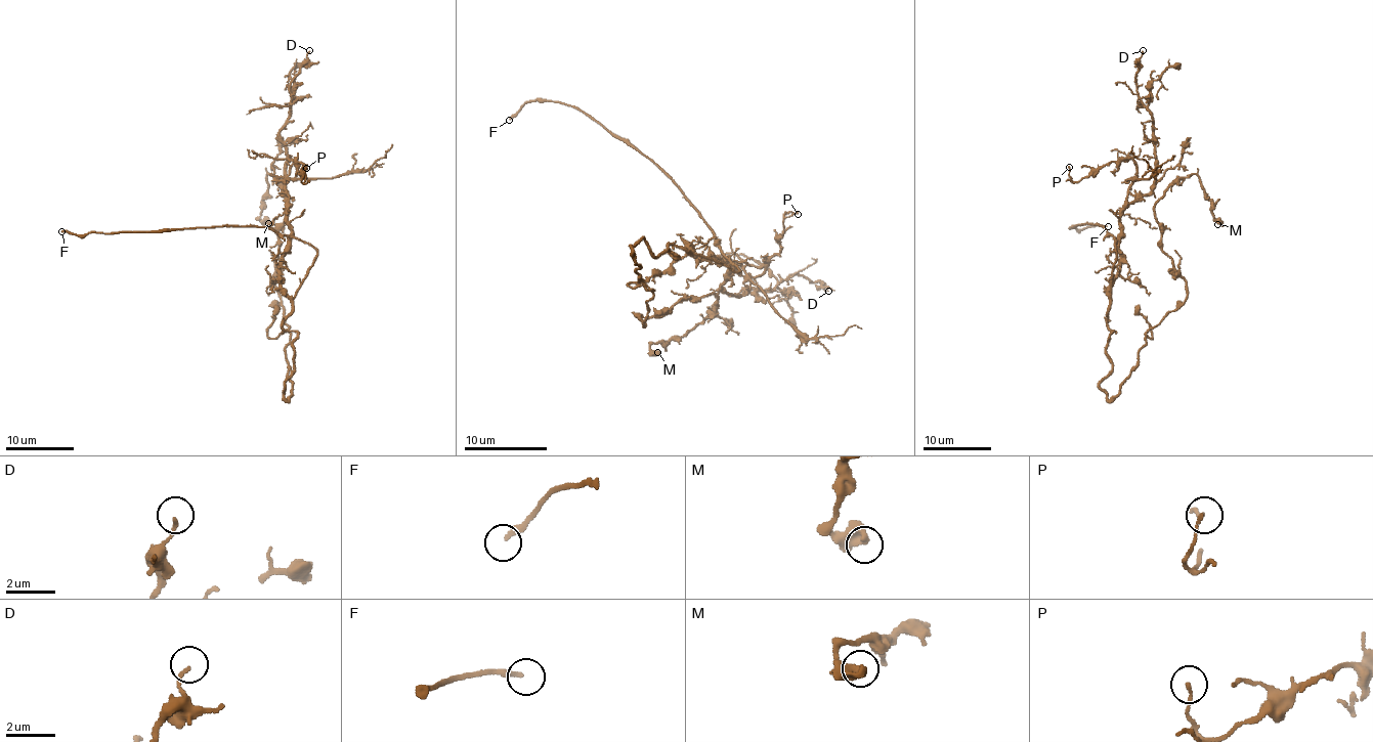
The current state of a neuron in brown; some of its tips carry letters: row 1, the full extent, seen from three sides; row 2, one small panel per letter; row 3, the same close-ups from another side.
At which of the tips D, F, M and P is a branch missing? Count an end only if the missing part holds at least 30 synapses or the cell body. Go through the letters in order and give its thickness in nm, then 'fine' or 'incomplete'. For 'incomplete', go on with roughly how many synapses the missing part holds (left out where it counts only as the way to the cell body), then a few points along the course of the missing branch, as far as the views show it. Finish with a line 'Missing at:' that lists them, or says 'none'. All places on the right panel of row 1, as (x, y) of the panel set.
D: 130 nm thick; fine
F: 240 nm thick; incomplete; missing branch runs (1108, 226), (1126, 236), (1160, 235), (1183, 228), (1214, 229), (1226, 224)
M: 500 nm thick; fine
P: 110 nm thick; fine
Missing at: F

